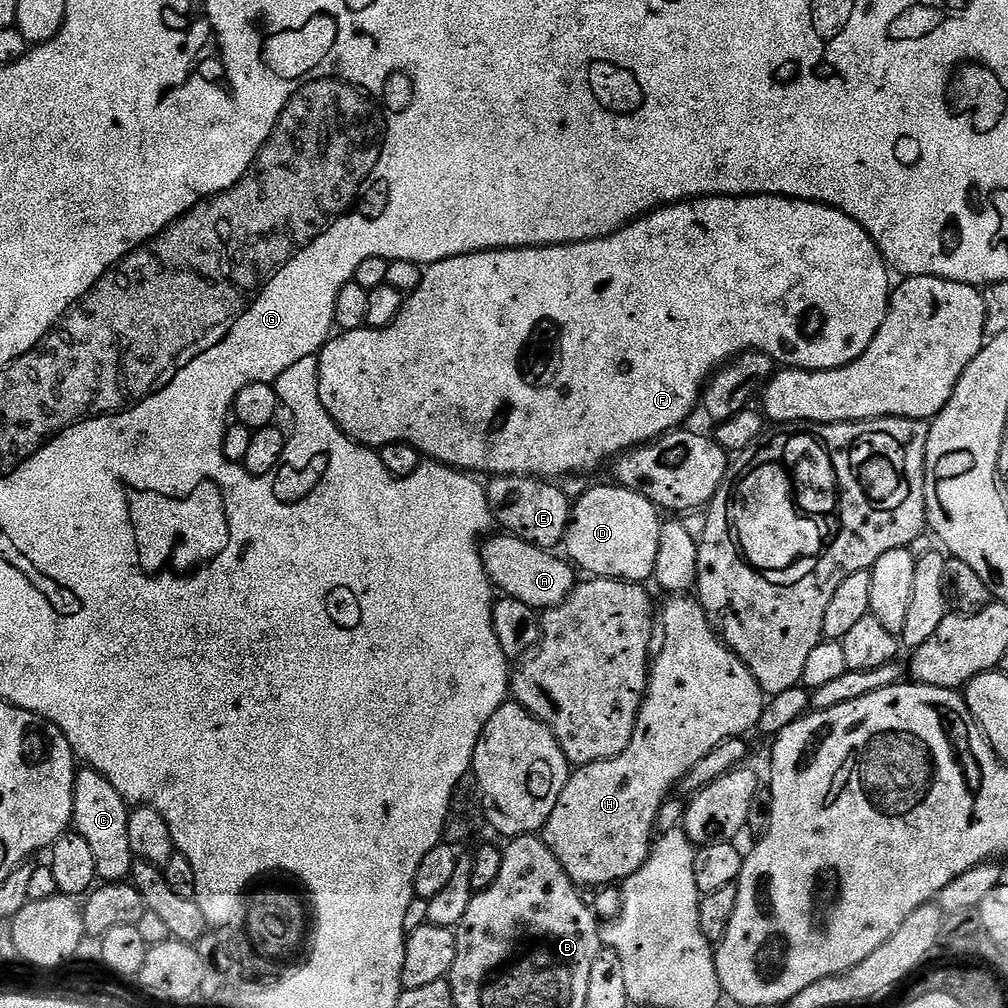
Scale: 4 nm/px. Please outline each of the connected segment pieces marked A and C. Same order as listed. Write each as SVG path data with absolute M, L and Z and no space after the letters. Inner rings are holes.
M489 535L480 550L493 589L500 591L501 588L504 591L501 593L507 599L517 600L537 610L547 610L563 604L578 583L577 569L563 555L555 556L555 551L539 548L517 536L496 535Z
M84 766L77 771L74 790L74 830L94 850L94 866L97 877L104 882L124 882L131 877L133 855L130 850L130 805L110 786L110 782L93 768Z

